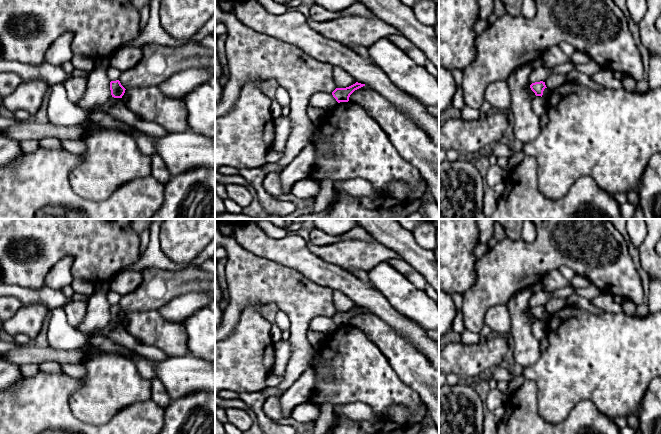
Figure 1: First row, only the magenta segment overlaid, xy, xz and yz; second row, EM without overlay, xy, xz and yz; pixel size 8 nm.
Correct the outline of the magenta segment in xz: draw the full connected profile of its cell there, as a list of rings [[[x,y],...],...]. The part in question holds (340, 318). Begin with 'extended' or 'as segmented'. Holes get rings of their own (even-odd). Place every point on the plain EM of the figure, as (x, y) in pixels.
as segmented; [[[356,306],[355,308],[346,311],[346,312],[336,312],[333,316],[332,319],[336,323],[338,327],[340,326],[348,326],[350,319],[357,313],[365,310],[365,308],[361,308]]]

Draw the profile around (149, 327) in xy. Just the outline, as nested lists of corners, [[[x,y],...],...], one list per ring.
[[[157,310],[126,313],[121,324],[130,335],[145,345],[159,348],[168,357],[188,354],[183,324],[167,321]]]

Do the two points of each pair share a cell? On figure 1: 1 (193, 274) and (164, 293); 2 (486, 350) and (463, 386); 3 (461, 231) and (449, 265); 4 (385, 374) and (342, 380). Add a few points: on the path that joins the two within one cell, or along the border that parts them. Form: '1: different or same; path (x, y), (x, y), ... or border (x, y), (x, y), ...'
1: same; path (186, 280), (174, 283), (171, 286)
2: different; border (461, 380), (467, 381)
3: same; path (453, 239), (449, 243), (449, 257)
4: same; path (374, 376), (357, 376), (353, 380)

